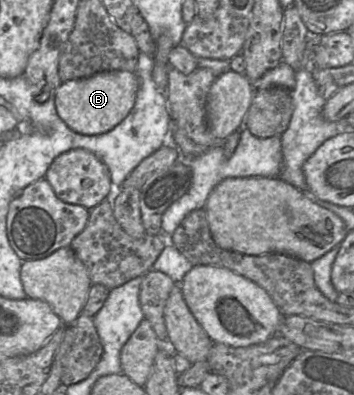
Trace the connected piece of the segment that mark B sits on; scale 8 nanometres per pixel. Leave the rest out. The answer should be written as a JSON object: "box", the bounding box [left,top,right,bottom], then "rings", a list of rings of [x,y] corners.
{"box":[54,71,139,135],"rings":[[[103,71],[90,77],[62,82],[54,95],[57,114],[73,131],[99,135],[117,126],[132,110],[139,87],[135,72]]]}

